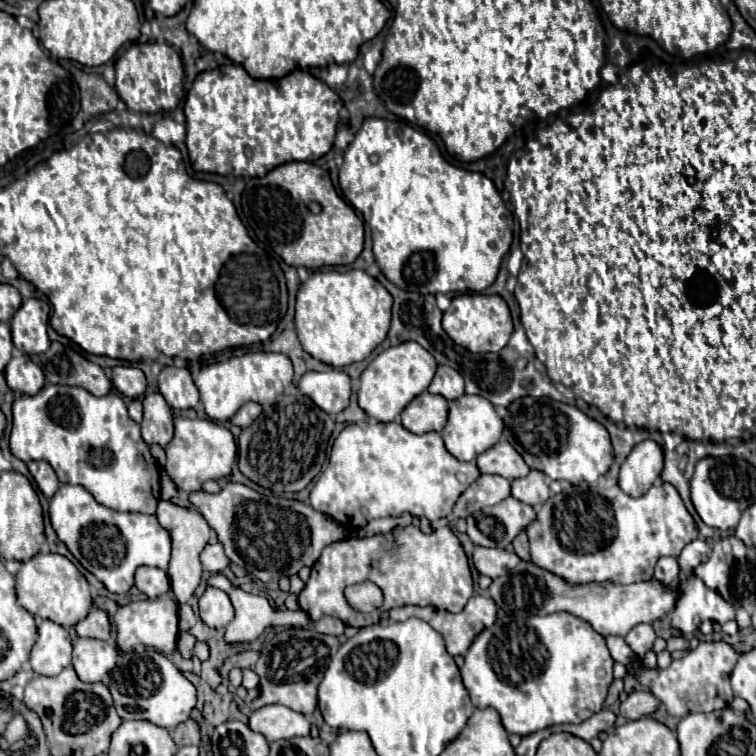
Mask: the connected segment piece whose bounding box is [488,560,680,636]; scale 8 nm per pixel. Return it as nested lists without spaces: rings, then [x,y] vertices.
[[[520,560],[514,570],[492,580],[488,588],[490,598],[510,616],[534,616],[534,614],[554,614],[554,612],[570,612],[582,620],[586,620],[598,634],[602,636],[626,636],[640,622],[654,622],[670,614],[680,598],[680,592],[674,586],[666,586],[656,578],[648,582],[636,584],[614,584],[614,582],[588,582],[570,586],[564,578],[536,566],[530,560]]]

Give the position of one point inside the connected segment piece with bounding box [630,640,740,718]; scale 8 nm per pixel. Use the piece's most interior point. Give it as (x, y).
(700, 682)

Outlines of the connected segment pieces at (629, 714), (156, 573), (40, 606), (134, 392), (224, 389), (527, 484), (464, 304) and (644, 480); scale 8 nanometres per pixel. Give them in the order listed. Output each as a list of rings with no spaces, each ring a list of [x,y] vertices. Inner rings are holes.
[[[634,690],[628,694],[626,700],[620,702],[620,714],[626,720],[638,720],[642,716],[652,714],[658,708],[658,700],[650,692]]]
[[[138,566],[136,574],[134,574],[134,586],[142,594],[146,594],[150,600],[154,600],[160,594],[166,594],[170,590],[170,580],[168,580],[168,574],[160,568]]]
[[[36,554],[24,562],[16,574],[16,596],[18,604],[30,614],[58,622],[64,628],[78,624],[92,608],[88,580],[66,556],[60,554]]]
[[[114,366],[110,370],[110,380],[120,394],[128,398],[142,398],[146,392],[146,376],[134,366]]]
[[[254,352],[244,356],[232,356],[226,362],[208,364],[196,376],[196,386],[200,390],[200,400],[204,404],[206,414],[212,420],[226,422],[230,420],[240,406],[246,402],[258,402],[262,406],[274,404],[276,396],[284,392],[284,388],[292,382],[292,366],[290,358],[284,354],[270,354],[270,352]]]
[[[530,470],[528,476],[512,480],[512,496],[516,496],[524,504],[530,504],[532,508],[542,506],[542,502],[546,502],[546,498],[550,496],[546,476],[540,470]]]
[[[460,294],[452,298],[450,308],[444,312],[442,328],[456,344],[466,346],[470,352],[498,352],[510,340],[512,316],[508,304],[498,294]]]
[[[654,440],[636,444],[620,468],[620,488],[630,496],[642,496],[660,476],[662,466],[664,454],[660,444]]]

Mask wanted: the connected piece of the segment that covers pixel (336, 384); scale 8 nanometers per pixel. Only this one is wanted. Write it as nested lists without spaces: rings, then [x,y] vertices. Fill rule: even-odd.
[[[342,370],[306,372],[298,382],[298,390],[302,390],[304,396],[308,396],[318,408],[326,410],[328,414],[342,412],[348,406],[348,398],[352,392],[350,376]]]

